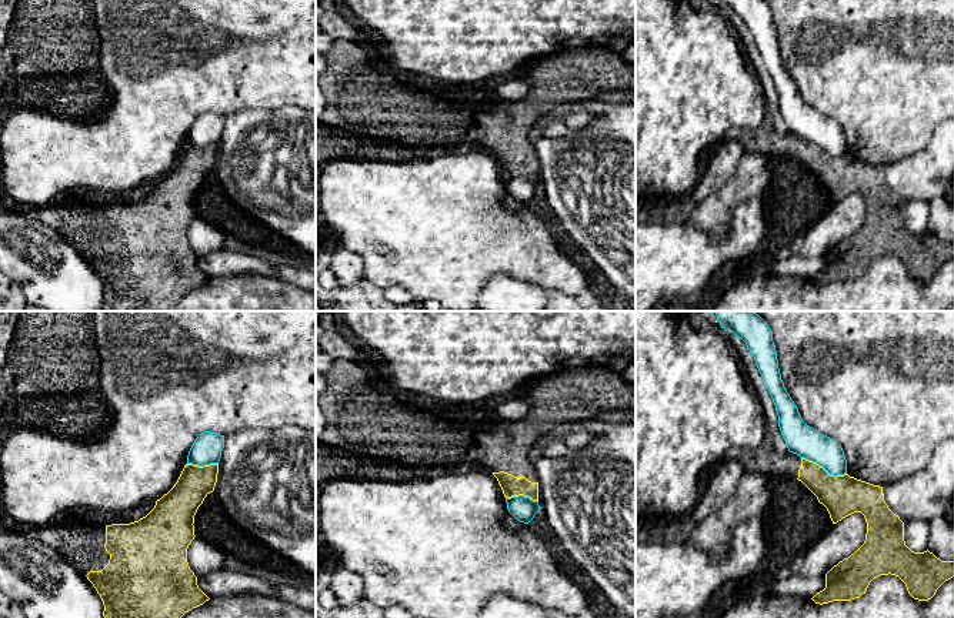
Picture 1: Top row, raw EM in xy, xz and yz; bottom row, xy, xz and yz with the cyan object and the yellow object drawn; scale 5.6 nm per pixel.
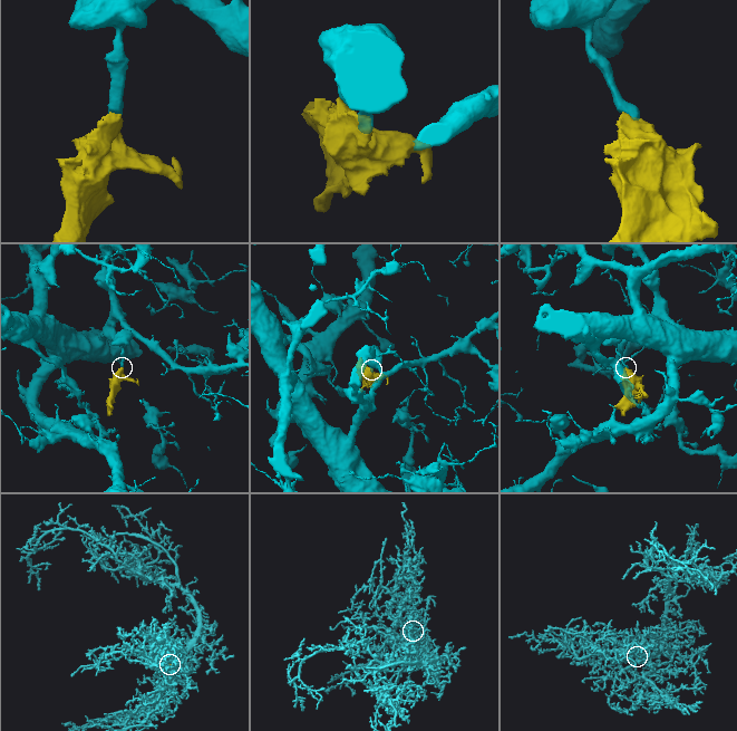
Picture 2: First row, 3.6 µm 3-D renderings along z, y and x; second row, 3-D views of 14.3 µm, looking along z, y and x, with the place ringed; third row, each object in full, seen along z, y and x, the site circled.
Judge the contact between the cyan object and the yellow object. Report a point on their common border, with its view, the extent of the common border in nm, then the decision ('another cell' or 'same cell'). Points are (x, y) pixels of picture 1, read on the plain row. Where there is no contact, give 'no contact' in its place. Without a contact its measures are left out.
contact yz (824, 149); length 280 nm; another cell

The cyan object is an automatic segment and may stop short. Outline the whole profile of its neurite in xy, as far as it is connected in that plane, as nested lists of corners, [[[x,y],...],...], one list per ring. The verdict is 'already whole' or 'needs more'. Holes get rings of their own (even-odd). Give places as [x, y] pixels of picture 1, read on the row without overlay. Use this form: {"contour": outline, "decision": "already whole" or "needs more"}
{"contour": [[[204,111],[199,114],[194,120],[187,136],[187,144],[199,147],[219,144],[223,128],[224,116],[211,111]]], "decision": "already whole"}

